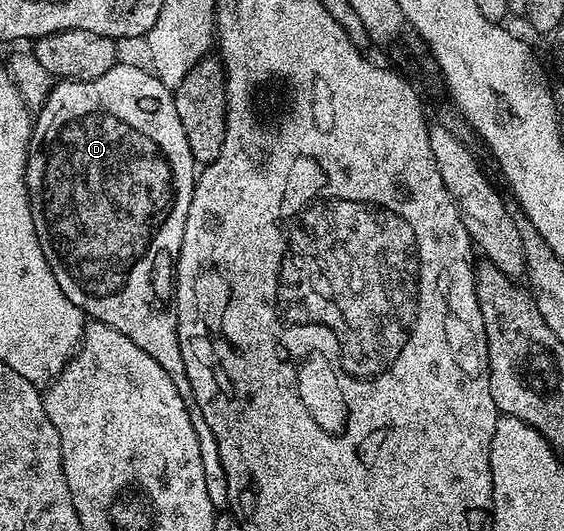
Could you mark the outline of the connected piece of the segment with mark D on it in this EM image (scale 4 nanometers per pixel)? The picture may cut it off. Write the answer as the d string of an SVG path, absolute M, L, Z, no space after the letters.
M122 62L120 66L107 69L107 73L103 73L103 77L95 77L95 81L75 81L67 79L64 81L54 82L53 88L49 91L49 96L45 99L45 104L41 107L41 112L36 112L33 121L33 136L29 138L29 156L25 162L25 188L29 194L29 208L33 214L33 224L35 225L35 233L39 237L39 245L43 249L43 257L47 257L47 265L51 265L51 273L55 273L55 281L59 281L59 289L63 289L63 293L67 297L67 301L71 301L80 311L87 313L90 320L106 323L115 329L119 329L119 333L123 333L123 337L131 337L131 341L135 345L139 345L139 349L143 349L147 353L147 357L155 357L155 361L159 361L159 365L163 365L163 369L167 369L167 373L171 377L171 381L175 381L175 389L179 389L179 397L183 397L183 405L187 405L187 413L191 417L191 425L195 425L195 437L199 437L199 457L203 457L203 477L207 481L207 497L211 497L211 505L215 509L225 509L229 505L229 494L227 493L227 473L223 473L223 461L219 457L219 445L215 441L215 437L211 433L211 429L207 426L207 421L203 421L203 413L199 409L199 405L195 401L195 397L191 393L191 381L187 381L187 365L183 365L183 353L179 349L179 333L177 332L177 313L175 310L175 268L177 265L177 255L181 252L183 245L183 229L187 221L187 207L191 205L191 197L193 196L193 184L195 182L195 164L191 147L187 145L187 133L183 133L183 125L179 121L179 113L175 113L175 101L173 100L173 91L168 87L164 87L158 79L151 73L147 74L144 66L136 67L133 63Z

